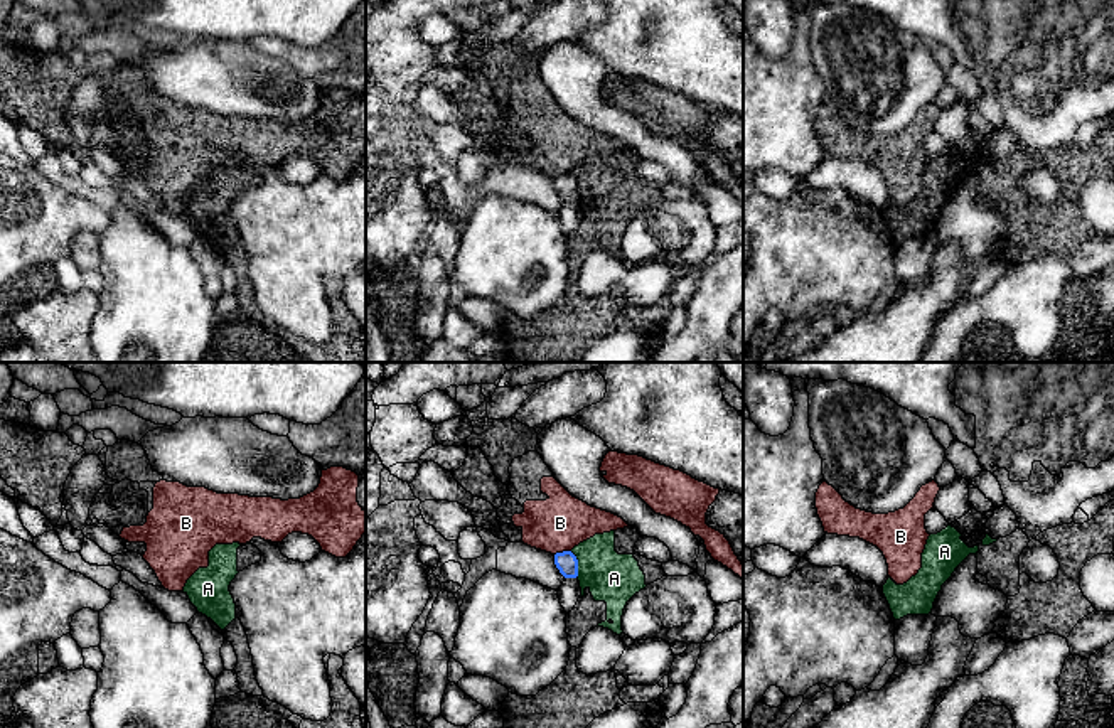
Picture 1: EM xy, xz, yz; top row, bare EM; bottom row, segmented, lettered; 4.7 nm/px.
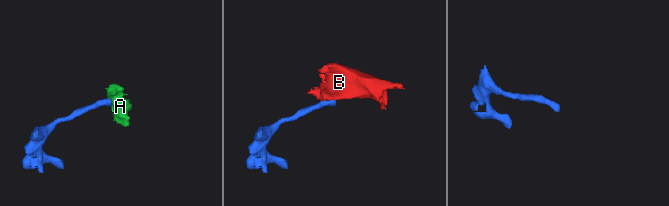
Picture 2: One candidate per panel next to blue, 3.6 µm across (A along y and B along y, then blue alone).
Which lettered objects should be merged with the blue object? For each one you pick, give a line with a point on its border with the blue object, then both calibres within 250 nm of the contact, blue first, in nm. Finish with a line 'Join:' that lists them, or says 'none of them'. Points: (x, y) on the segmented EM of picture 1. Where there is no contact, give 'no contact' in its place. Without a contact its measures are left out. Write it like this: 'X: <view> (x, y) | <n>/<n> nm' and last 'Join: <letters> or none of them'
Join: none of them

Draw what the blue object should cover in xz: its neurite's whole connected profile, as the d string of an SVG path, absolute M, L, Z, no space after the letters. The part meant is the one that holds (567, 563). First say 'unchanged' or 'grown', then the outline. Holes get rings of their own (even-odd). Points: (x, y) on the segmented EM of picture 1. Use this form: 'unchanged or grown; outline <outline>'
unchanged; outline M571 551L556 553L554 565L565 578L578 576L578 559Z

